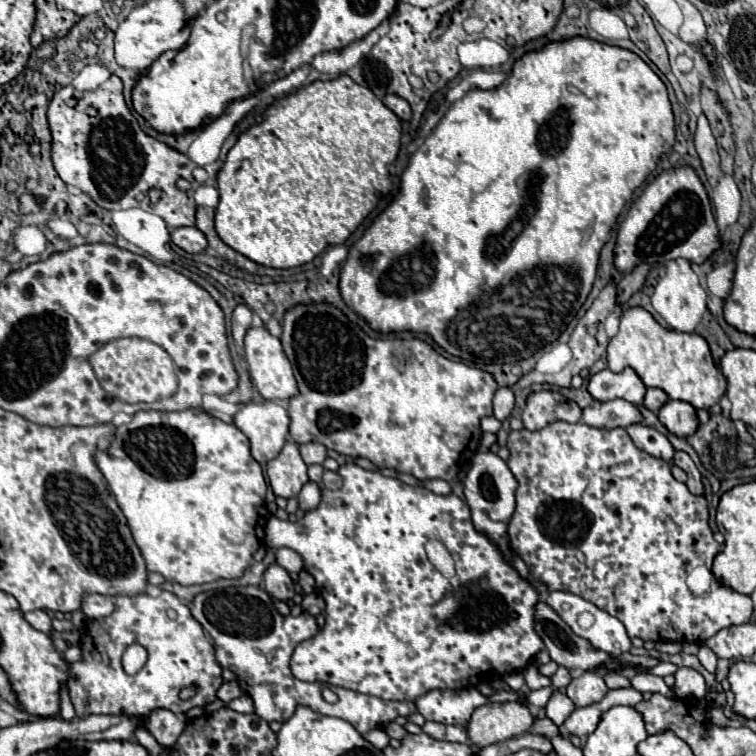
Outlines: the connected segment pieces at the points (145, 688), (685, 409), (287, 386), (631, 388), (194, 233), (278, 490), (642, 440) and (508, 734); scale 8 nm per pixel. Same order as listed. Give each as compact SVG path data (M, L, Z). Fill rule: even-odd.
M162 591L158 597L146 593L132 597L118 595L114 597L114 609L112 615L90 619L84 625L80 639L82 661L70 665L76 679L70 679L68 689L80 717L126 711L140 719L148 719L156 709L168 709L180 715L216 701L216 691L224 683L222 667L214 657L210 637L176 595L168 591ZM134 643L148 651L148 661L136 675L126 675L122 669L122 655L126 647ZM186 687L194 687L196 693L188 701L182 701L178 695Z
M668 401L660 411L658 411L660 423L674 433L676 437L688 437L698 429L698 417L696 409L690 407L690 403L682 401Z
M264 325L248 329L248 333L244 337L244 351L246 351L246 363L248 363L250 377L252 377L256 389L258 389L258 393L264 401L292 399L292 397L298 395L296 379L292 375L292 365L290 365L290 361L286 359L284 351L282 351L280 339L272 337Z
M626 367L622 373L612 373L610 369L604 369L590 377L588 393L598 403L606 403L612 399L624 399L632 405L640 405L646 393L646 387L636 375L636 371L630 367Z
M178 227L178 229L172 229L170 231L170 241L176 247L180 247L182 251L186 251L186 253L200 253L208 245L204 233L200 233L196 227Z
M288 443L276 459L266 465L266 473L270 479L270 487L276 497L296 497L304 483L308 483L306 463L300 457L300 449L296 443Z
M634 423L630 427L626 427L626 433L630 435L630 439L634 441L634 445L646 453L650 453L652 457L660 457L664 461L672 461L674 457L674 447L670 445L670 441L658 433L652 427Z
M520 701L486 703L478 707L468 723L468 739L478 749L498 741L520 737L534 725L530 705Z

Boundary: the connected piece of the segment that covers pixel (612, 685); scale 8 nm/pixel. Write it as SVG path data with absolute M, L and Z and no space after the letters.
M602 673L602 679L606 681L608 689L618 689L618 687L630 687L630 681L626 677L622 677L620 673Z

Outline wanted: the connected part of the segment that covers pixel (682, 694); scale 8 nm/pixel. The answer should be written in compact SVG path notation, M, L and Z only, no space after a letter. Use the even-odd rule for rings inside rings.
M680 667L676 671L676 683L674 683L672 691L680 699L686 699L686 697L704 699L708 695L708 685L698 671L694 671L690 667Z

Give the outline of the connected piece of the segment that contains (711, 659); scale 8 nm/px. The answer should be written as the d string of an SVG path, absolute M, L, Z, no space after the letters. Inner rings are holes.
M701 645L697 657L706 670L712 674L715 674L718 658L712 651L710 651L710 649L704 645Z

